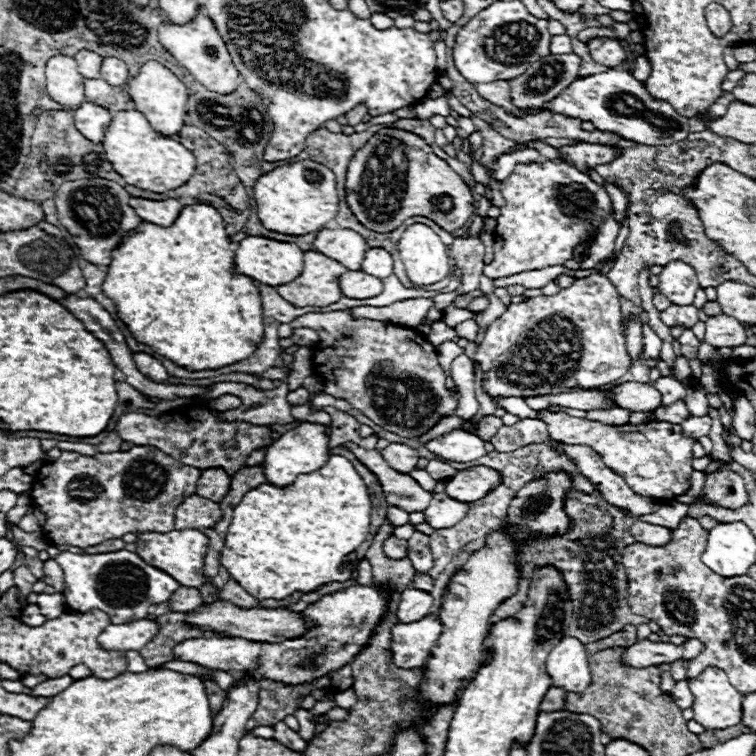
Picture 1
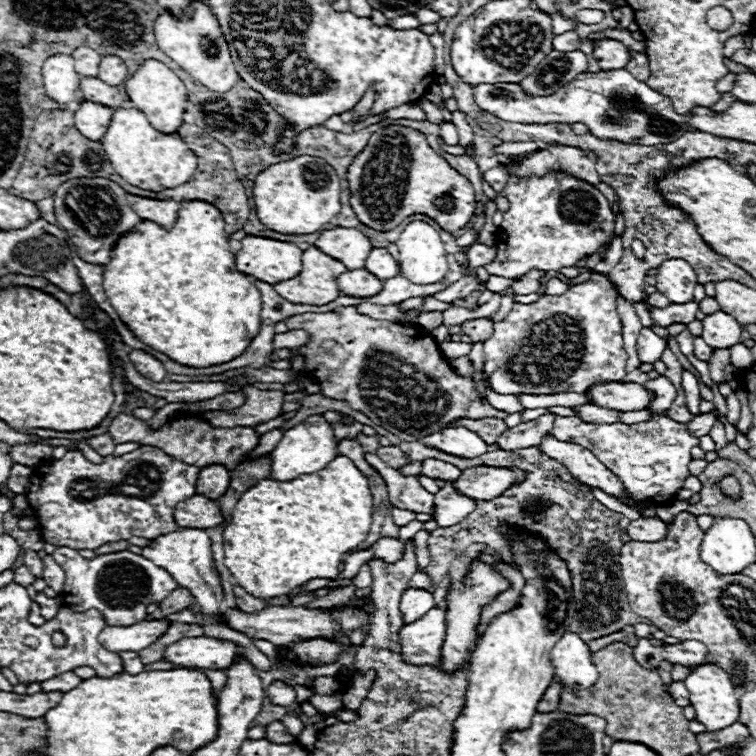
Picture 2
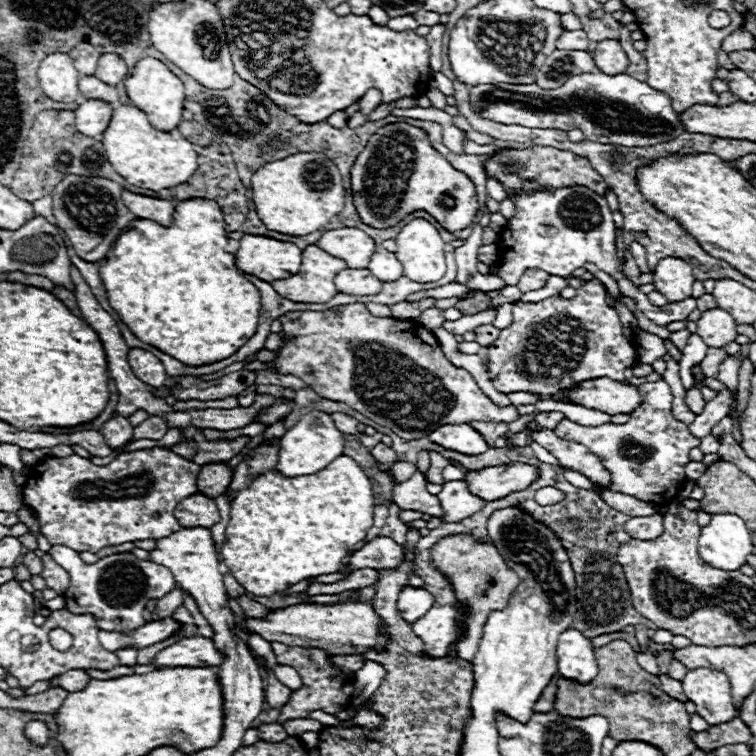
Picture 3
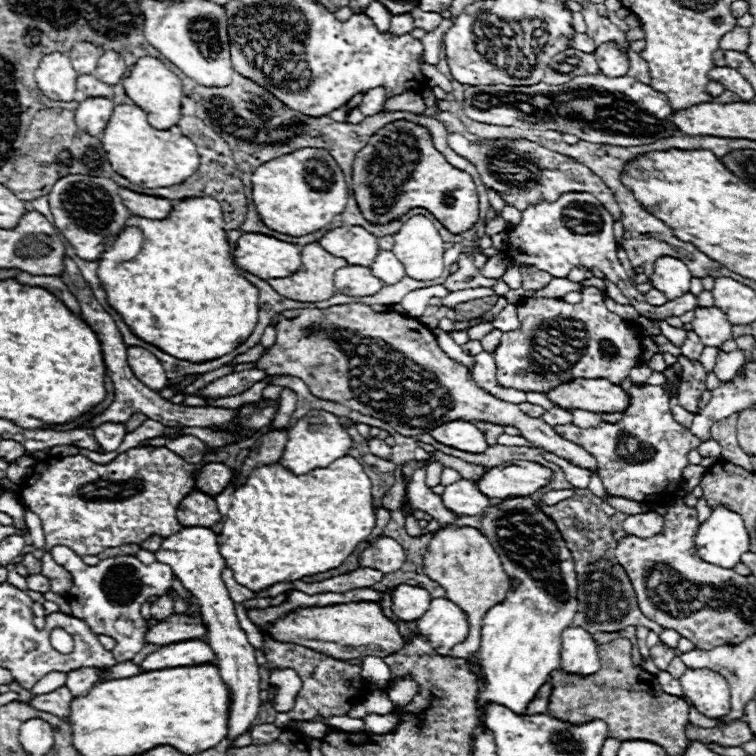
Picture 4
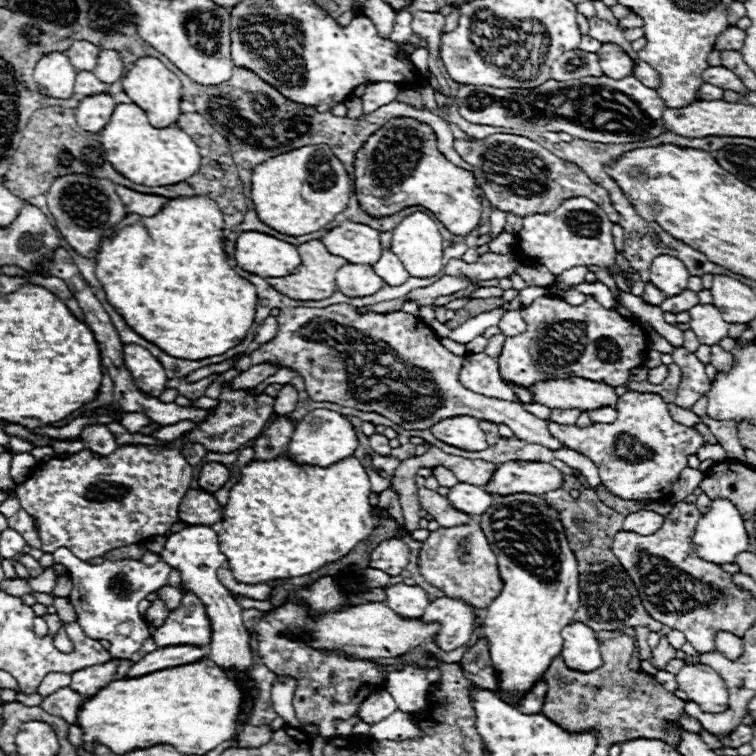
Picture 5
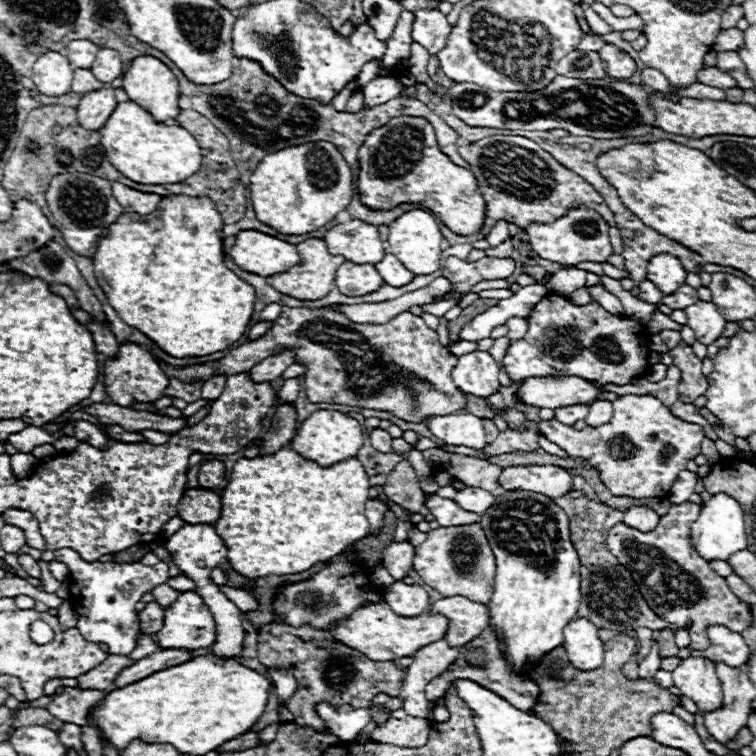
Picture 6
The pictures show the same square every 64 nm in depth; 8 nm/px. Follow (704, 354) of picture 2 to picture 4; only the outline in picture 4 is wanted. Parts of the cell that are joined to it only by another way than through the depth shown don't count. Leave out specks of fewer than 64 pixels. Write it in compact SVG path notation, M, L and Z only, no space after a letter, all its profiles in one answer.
M688 332L688 338L682 346L682 354L688 358L688 360L698 360L700 354L704 350L704 344L700 342L700 338L694 334L694 332Z

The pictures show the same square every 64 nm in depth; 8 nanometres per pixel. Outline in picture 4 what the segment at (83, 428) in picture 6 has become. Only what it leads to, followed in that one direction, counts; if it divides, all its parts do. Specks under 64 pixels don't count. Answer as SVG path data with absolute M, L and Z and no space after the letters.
M106 422L106 424L100 424L98 428L94 428L94 436L96 436L96 442L104 448L104 452L112 452L116 450L124 436L126 436L126 424L124 422Z

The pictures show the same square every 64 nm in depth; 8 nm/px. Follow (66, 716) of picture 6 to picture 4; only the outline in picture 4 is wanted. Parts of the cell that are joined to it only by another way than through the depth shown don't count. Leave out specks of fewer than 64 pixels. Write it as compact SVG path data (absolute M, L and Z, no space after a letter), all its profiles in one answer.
M62 686L62 688L56 688L54 692L34 696L26 704L34 706L36 710L48 710L50 714L58 714L60 718L66 718L68 716L68 708L70 708L70 700L72 700L72 692Z

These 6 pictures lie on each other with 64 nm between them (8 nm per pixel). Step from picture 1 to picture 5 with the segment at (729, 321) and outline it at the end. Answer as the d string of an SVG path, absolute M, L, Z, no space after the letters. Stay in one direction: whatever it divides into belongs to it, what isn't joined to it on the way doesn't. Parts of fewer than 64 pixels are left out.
M698 304L690 312L690 330L698 336L700 344L714 346L722 338L728 336L728 322L722 320L722 312L718 312L712 304Z

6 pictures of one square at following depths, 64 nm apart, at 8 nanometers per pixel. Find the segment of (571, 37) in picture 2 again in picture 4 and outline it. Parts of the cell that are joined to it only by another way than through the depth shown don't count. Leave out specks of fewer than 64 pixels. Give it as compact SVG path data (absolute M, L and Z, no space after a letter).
M576 32L574 38L570 40L570 46L568 48L576 48L576 50L582 50L582 52L594 52L596 50L596 44L594 44L594 40L590 36Z

